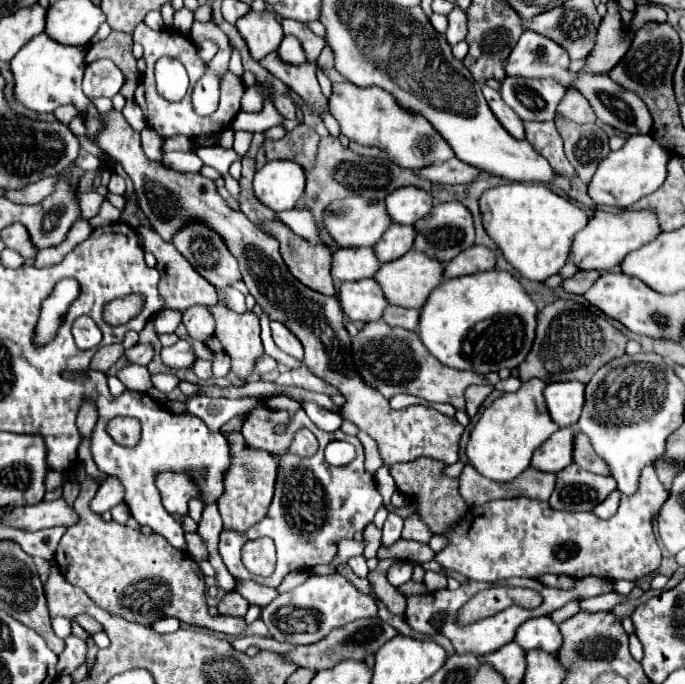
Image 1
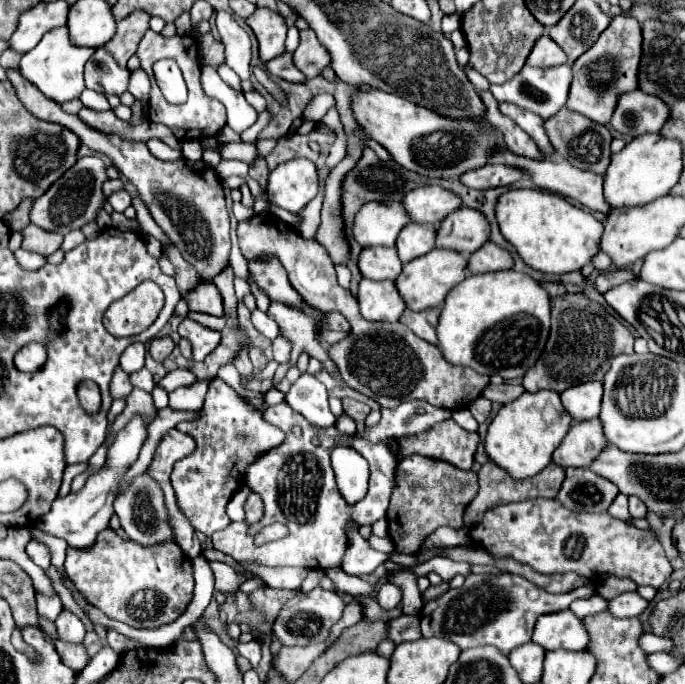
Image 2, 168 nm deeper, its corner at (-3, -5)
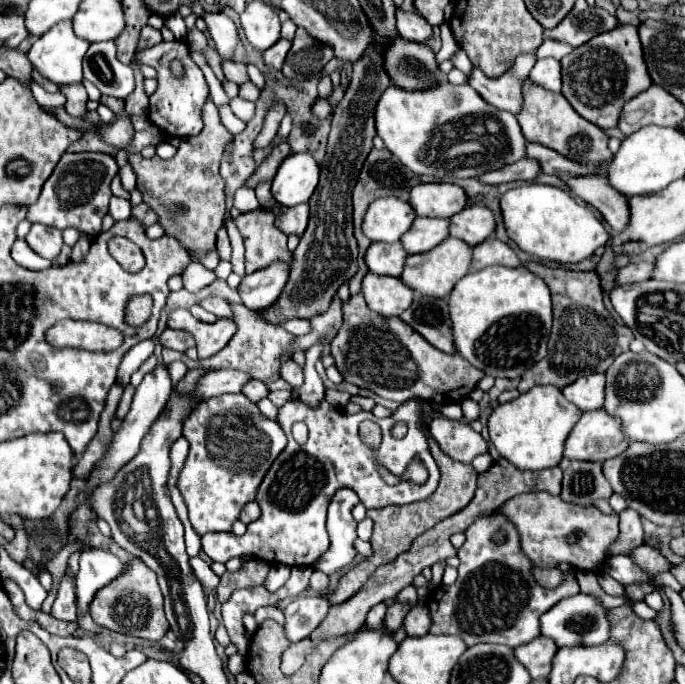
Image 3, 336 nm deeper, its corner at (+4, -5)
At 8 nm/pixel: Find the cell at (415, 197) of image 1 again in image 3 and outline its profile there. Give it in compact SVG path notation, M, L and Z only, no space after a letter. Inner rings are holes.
M421 183L411 189L409 203L419 217L453 217L469 205L469 199L459 185Z

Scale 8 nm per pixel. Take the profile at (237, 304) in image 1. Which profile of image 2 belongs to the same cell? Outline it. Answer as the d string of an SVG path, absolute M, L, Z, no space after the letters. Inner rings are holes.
M260 309L252 311L252 323L254 323L254 327L256 327L262 335L266 335L268 339L276 339L276 337L278 337L276 323L274 323L266 313L262 313Z

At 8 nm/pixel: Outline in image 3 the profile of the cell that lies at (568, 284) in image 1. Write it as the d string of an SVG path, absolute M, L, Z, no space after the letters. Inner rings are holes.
M631 263L623 269L619 269L617 275L617 283L619 285L627 285L627 283L635 283L635 281L647 281L653 275L653 263Z

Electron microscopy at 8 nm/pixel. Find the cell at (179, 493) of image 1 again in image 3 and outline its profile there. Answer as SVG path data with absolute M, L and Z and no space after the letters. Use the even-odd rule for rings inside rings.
M231 393L203 401L197 413L183 421L183 437L191 449L179 477L179 489L189 507L189 519L195 531L199 535L231 531L241 509L249 501L255 501L269 465L287 445L287 435L253 401L241 393Z

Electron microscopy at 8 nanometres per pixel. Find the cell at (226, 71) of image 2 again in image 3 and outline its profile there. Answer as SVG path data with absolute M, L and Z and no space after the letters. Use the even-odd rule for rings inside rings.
M243 83L243 85L241 85L241 91L239 91L239 97L243 97L243 99L247 99L247 101L257 103L259 93L261 93L261 91L259 91L253 83Z

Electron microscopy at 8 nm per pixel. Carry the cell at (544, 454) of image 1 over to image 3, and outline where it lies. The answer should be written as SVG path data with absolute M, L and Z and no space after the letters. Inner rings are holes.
M605 409L585 411L567 437L565 457L603 463L621 455L629 443L631 439L625 435L619 417L609 415Z

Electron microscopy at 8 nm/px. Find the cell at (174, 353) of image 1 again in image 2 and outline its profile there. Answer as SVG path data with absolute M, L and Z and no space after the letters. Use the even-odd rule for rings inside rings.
M188 317L180 323L178 333L180 333L180 337L186 337L192 343L192 359L194 361L202 361L220 343L220 333L218 331L206 329L206 327L202 327L200 323L196 323Z

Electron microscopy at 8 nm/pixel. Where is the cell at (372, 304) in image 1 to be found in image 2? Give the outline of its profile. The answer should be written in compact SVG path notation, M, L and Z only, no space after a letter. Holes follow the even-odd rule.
M362 279L358 287L358 305L366 321L398 321L404 311L404 301L394 281L368 281Z

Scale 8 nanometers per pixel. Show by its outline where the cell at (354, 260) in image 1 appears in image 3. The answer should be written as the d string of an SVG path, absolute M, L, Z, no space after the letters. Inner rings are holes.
M399 241L397 243L373 243L365 253L365 263L369 271L377 275L401 277L405 259L407 259L407 251L403 249Z

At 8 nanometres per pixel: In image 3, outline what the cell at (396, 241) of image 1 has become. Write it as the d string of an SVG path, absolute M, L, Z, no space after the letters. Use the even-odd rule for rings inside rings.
M417 217L401 239L405 245L405 251L409 255L413 253L425 253L445 241L449 237L449 219L437 219L437 217Z

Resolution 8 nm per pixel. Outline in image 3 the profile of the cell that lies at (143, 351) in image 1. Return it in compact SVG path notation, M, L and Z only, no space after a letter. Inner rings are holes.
M165 329L159 337L159 343L163 347L169 347L169 349L175 349L181 353L185 353L189 347L195 347L193 335L189 331L183 331L183 329Z

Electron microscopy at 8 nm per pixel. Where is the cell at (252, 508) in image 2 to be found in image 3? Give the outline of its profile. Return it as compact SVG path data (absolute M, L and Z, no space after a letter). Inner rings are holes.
M253 501L253 503L245 505L245 509L241 511L241 521L243 521L245 525L249 525L251 521L257 521L259 515L261 515L261 509L259 509L259 505Z

